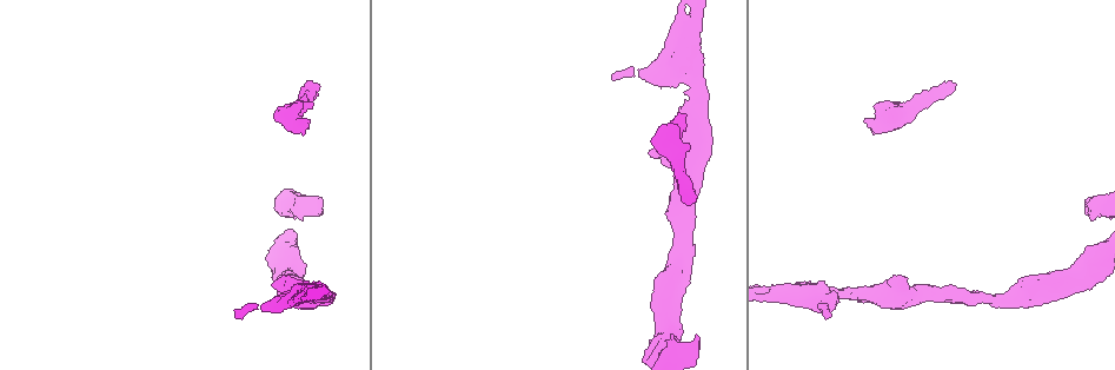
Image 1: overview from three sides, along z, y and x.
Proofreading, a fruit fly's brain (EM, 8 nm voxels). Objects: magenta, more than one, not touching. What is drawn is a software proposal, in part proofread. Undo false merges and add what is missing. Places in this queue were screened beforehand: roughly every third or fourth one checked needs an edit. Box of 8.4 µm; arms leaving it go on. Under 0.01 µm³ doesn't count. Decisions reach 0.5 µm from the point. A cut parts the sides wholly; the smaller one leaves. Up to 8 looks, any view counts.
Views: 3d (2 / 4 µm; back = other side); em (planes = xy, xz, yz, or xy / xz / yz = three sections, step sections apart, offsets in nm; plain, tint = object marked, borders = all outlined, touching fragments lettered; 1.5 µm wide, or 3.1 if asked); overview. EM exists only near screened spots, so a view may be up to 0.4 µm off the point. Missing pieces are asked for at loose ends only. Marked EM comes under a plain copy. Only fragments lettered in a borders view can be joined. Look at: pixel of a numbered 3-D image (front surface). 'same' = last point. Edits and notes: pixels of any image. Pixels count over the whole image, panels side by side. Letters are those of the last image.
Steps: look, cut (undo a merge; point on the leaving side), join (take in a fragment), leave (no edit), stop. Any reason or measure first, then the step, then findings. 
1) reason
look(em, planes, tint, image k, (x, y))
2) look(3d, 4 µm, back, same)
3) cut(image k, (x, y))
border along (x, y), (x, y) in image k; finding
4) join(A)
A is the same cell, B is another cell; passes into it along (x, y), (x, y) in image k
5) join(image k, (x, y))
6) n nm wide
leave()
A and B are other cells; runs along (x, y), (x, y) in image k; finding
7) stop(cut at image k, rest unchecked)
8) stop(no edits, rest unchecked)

free end
look(em, xy, step 8, tint, image 1, (828, 308))

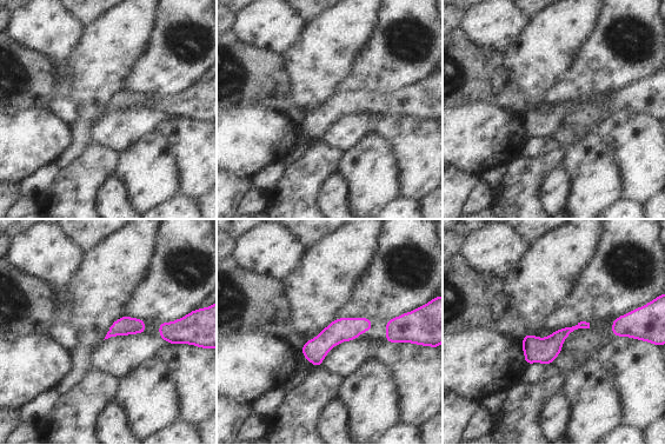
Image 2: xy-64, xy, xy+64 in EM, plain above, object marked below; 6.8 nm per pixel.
look(em, xy, step 8, borders, same)

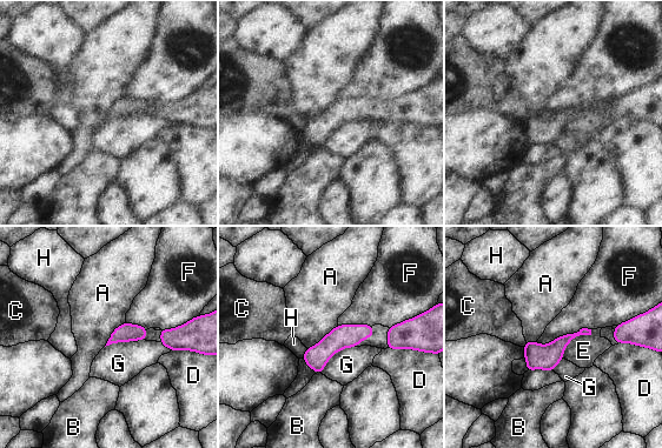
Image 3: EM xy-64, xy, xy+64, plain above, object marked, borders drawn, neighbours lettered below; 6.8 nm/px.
leave()
A, B, C, D, E, F, G and H are other cells; runs along (370, 329), (341, 336), (308, 360) in image 3; none of them fits

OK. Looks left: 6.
thick end
look(em, xz, step 4, tint, image 1, (906, 285))

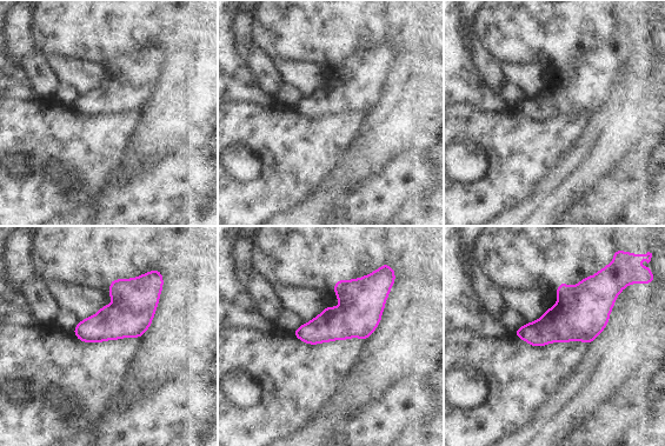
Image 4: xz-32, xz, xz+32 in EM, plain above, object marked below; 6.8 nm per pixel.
look(em, planes, borders, same)

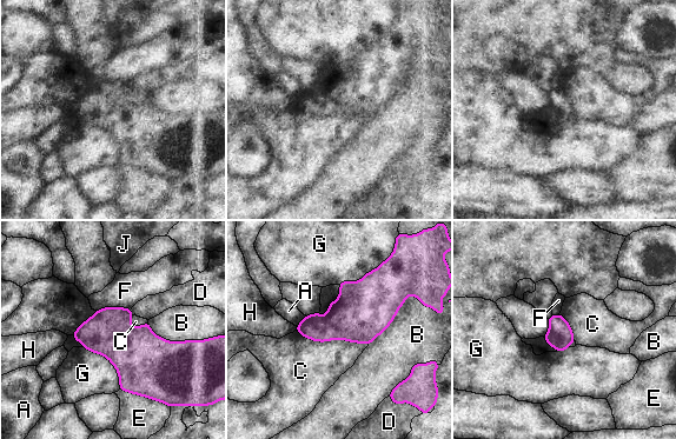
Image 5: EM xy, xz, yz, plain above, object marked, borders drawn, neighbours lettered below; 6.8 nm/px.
C touches over 500 nm
leave()
A, B, C, D, E, F, G, H and J are other cells; border along (296, 330), (312, 340), (368, 345) in image 5; no lettered fragment goes on from it

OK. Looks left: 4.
long arm stops here
look(3d, 4 µm, image 1, (316, 213))

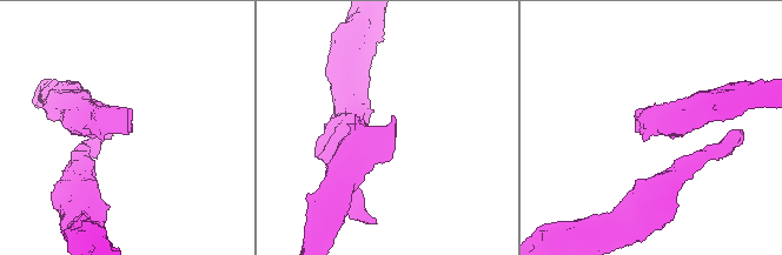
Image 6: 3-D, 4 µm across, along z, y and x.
look(em, planes, borders, image 6, (126, 130))

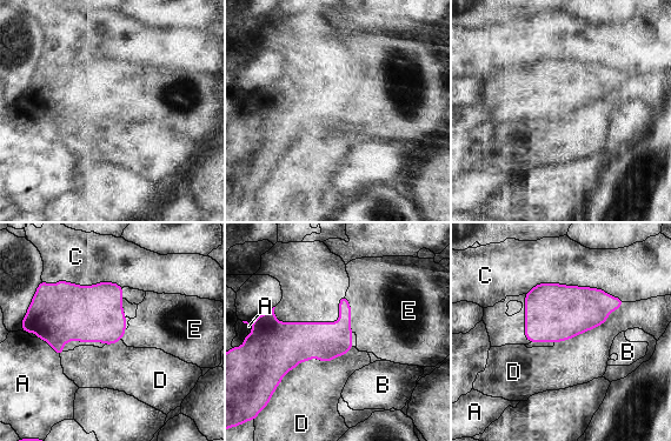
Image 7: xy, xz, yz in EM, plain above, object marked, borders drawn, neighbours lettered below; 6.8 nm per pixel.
260 nm wide
join(E)
E is the same cell, A, B, C and D are other cells; passes into it along (325, 340), (350, 314), (386, 311) in image 7; the neuron continues

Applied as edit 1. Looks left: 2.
stop(join at image 7, rest unchecked)

